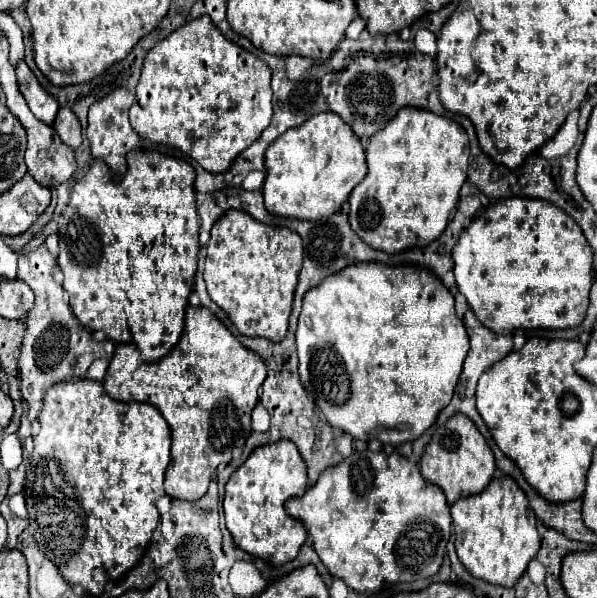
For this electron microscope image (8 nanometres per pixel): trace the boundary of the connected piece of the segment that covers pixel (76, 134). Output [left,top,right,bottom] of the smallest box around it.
[54,108,82,150]

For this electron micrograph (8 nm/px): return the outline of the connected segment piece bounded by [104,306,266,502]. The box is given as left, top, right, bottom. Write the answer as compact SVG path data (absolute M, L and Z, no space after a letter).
M186 308L186 326L178 344L158 362L144 362L134 344L116 344L114 356L104 378L104 390L118 402L146 402L156 406L172 430L172 460L166 468L164 488L170 498L198 500L206 494L212 474L220 464L232 460L232 450L246 442L250 428L250 414L258 402L258 388L266 378L264 360L242 346L234 334L210 314L206 308Z

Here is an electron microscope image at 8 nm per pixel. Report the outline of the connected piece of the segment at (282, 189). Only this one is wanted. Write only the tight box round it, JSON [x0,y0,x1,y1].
[262,112,368,220]

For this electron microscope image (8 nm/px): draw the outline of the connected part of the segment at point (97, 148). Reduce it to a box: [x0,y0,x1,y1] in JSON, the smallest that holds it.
[86,88,140,174]

